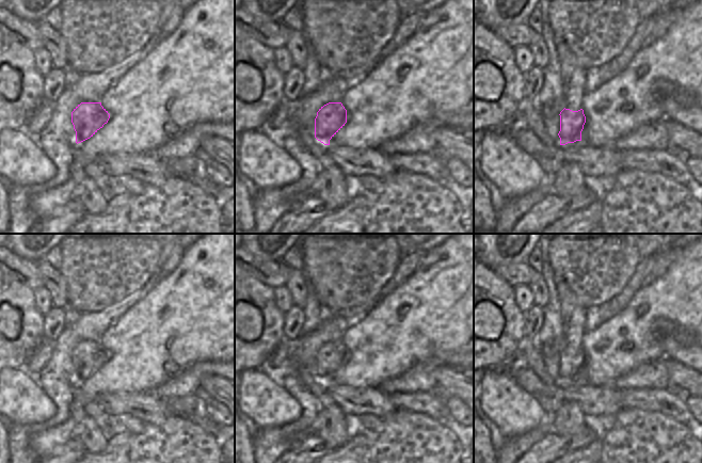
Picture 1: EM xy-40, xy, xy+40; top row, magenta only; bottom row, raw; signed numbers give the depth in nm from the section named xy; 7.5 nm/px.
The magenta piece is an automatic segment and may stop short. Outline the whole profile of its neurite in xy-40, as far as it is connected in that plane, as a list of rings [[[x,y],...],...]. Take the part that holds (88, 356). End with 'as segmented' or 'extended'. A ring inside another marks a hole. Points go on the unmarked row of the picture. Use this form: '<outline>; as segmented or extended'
[[[81,341],[71,351],[71,362],[76,370],[76,382],[93,376],[105,363],[110,353],[101,341]]]; as segmented

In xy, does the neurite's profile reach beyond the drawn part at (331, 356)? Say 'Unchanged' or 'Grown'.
Unchanged.

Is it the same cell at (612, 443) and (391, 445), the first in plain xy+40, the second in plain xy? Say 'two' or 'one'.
one

